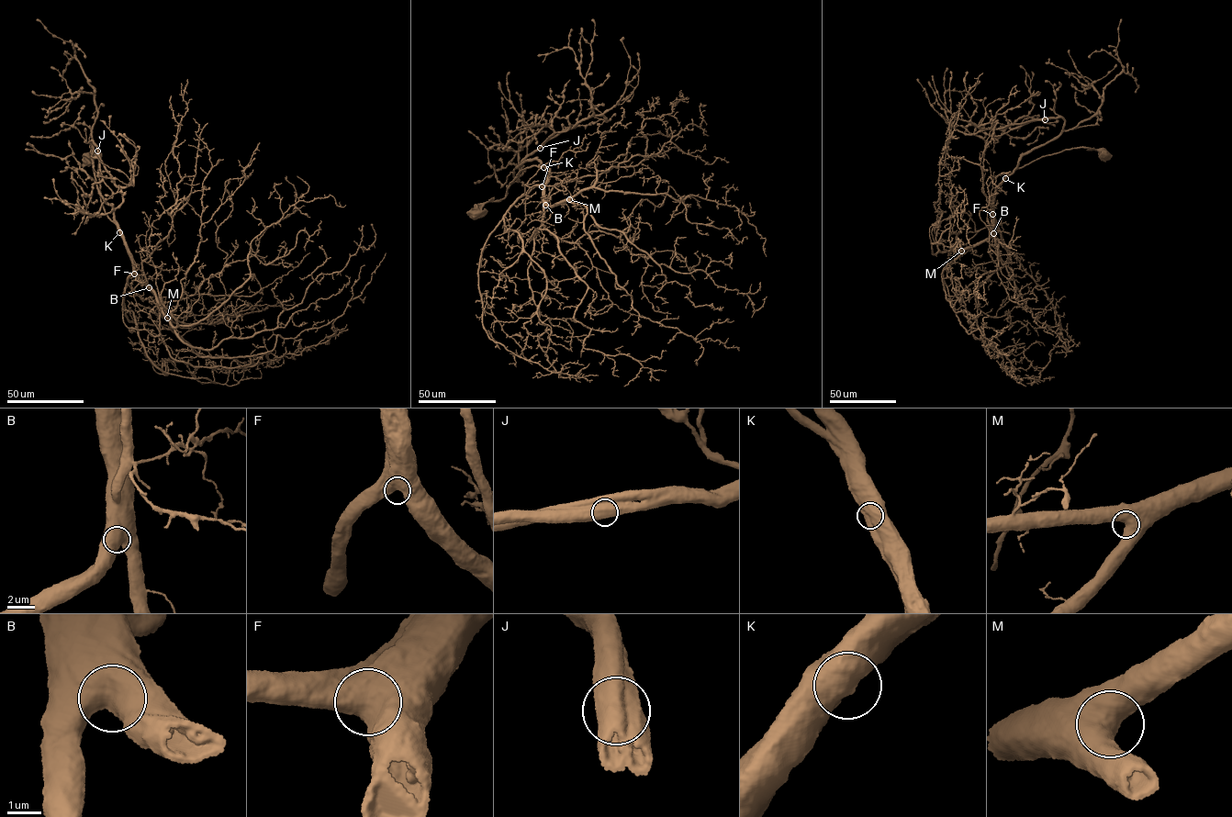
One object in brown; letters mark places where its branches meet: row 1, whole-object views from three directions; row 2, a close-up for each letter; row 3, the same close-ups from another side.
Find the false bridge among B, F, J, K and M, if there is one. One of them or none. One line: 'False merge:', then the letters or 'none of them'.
False merge: none of them

